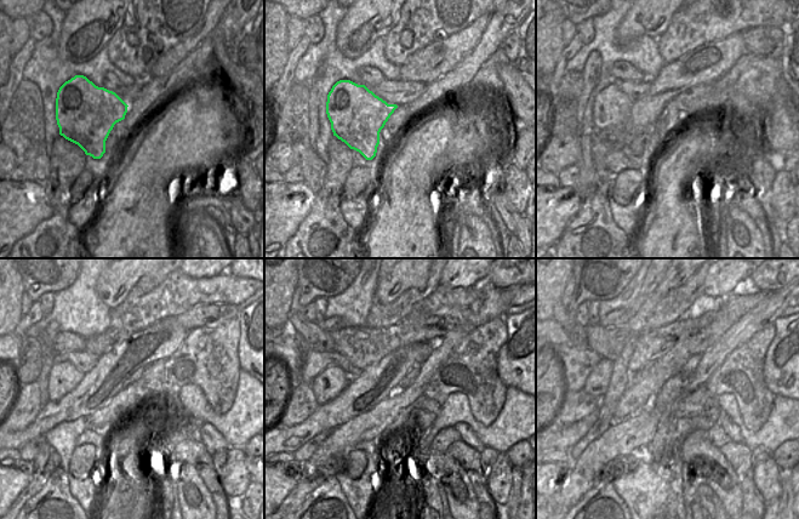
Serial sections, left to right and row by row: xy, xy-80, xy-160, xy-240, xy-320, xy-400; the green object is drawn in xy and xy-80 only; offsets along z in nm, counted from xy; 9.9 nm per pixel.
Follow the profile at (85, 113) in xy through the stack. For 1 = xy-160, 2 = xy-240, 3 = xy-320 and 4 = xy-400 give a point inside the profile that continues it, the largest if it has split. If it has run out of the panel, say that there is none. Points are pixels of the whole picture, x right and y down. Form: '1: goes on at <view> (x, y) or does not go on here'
1: goes on at xy-160 (611, 106)
2: goes on at xy-240 (64, 377)
3: goes on at xy-320 (327, 385)
4: goes on at xy-400 (597, 383)

